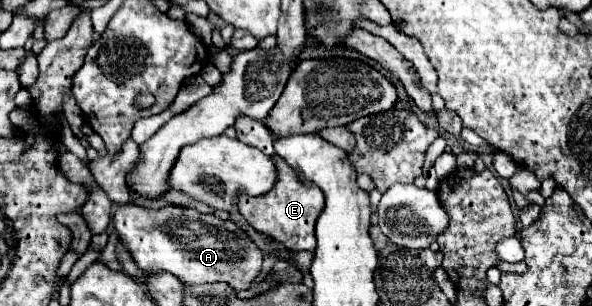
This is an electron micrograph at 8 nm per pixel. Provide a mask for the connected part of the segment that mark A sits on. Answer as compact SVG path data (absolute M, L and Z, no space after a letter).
M125 204L119 206L113 224L117 218L117 232L121 236L121 242L127 246L131 256L135 258L137 266L149 272L169 272L177 276L183 284L207 284L207 282L225 282L233 290L247 290L251 282L257 278L261 272L261 262L263 262L263 252L235 226L231 220L219 220L209 214L199 214L193 208L179 208L179 206L165 206L161 210L151 210L135 204Z

